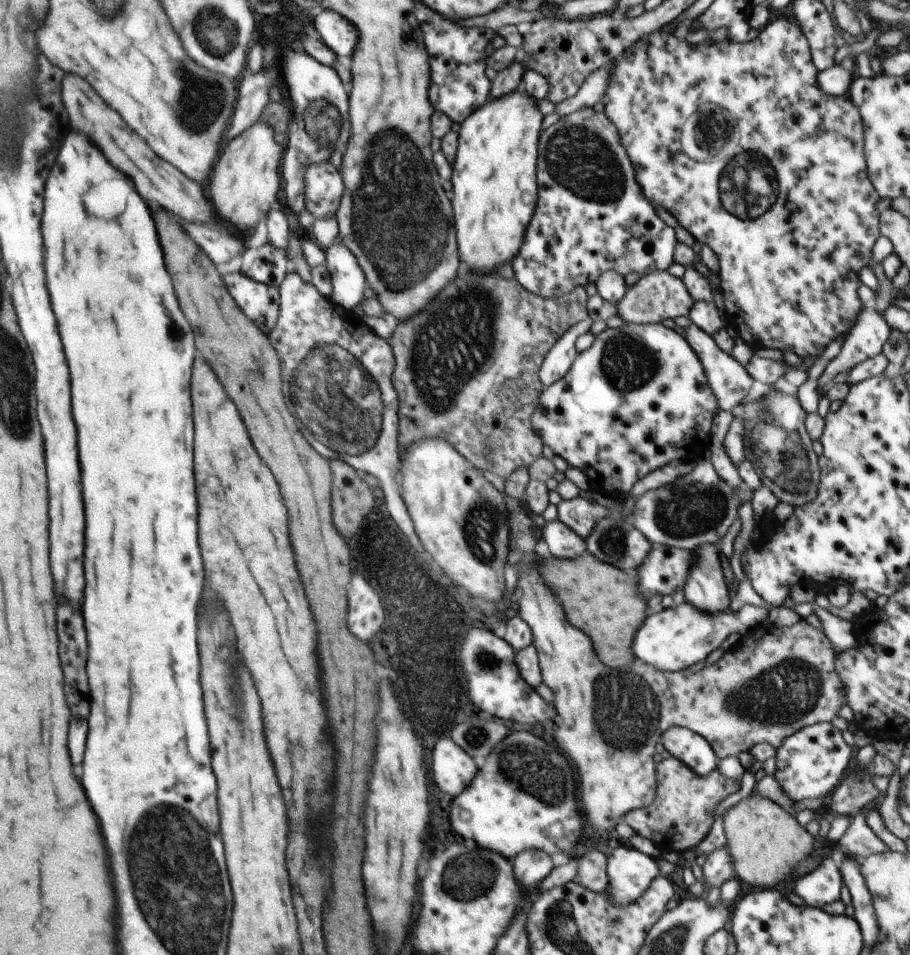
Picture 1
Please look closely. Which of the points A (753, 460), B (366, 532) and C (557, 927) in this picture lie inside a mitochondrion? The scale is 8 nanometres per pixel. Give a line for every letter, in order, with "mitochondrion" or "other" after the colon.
A: mitochondrion
B: other
C: mitochondrion

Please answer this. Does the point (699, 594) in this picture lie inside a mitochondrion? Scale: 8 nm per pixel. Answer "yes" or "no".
no

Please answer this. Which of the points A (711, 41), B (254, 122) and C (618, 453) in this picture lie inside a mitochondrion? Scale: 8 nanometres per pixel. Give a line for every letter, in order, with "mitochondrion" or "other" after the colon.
A: other
B: other
C: other

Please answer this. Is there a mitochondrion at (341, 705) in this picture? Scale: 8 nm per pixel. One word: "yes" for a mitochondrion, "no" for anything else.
no

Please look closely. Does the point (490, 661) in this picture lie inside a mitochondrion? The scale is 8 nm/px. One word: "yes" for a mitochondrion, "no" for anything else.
yes

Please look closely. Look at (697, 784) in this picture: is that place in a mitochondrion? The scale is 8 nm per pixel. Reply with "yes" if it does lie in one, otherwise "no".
no

